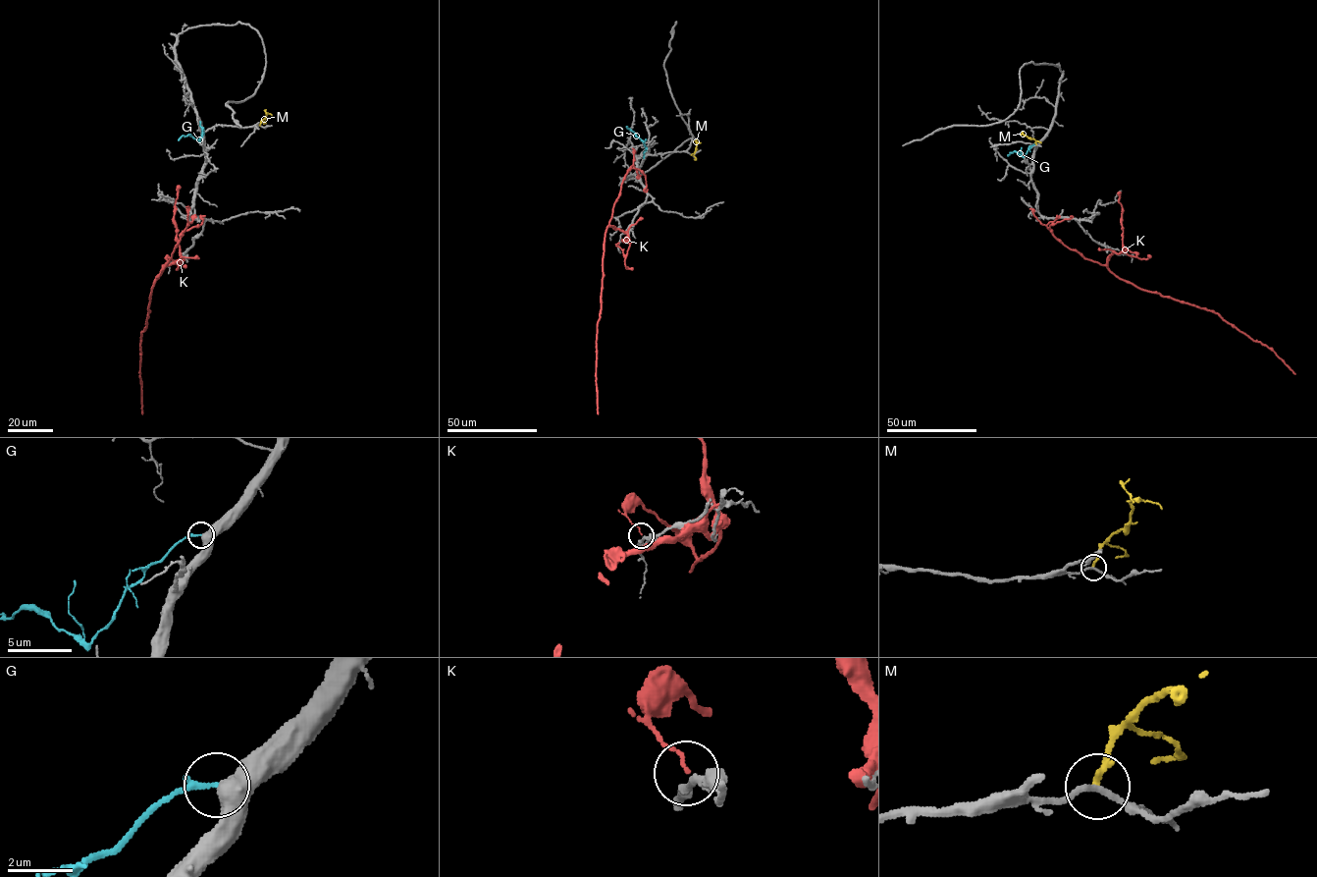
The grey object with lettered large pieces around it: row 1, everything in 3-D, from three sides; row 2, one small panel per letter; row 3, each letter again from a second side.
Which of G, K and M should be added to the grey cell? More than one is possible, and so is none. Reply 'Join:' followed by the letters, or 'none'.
Join: G

